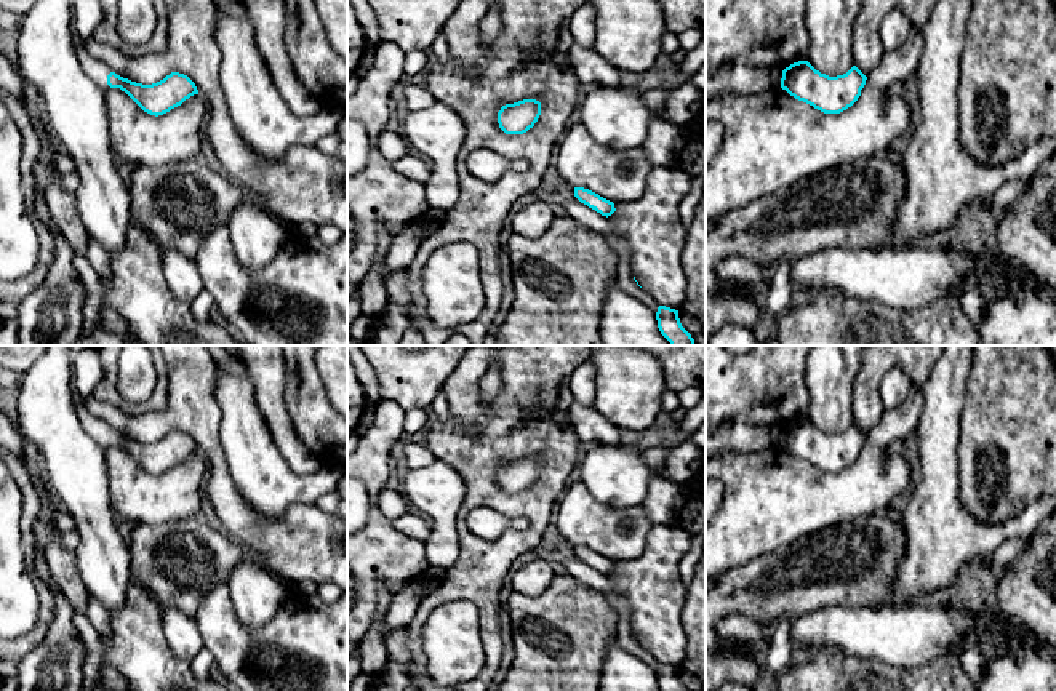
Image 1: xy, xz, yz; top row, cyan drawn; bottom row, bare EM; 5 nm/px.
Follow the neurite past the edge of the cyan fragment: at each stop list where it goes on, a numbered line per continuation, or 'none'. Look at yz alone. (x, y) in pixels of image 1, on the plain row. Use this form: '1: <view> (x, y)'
none

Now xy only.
1: xy (95, 427)

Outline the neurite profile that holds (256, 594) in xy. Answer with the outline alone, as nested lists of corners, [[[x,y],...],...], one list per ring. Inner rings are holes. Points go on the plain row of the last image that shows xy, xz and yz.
[[[251,555],[232,569],[226,585],[240,622],[250,629],[269,624],[288,597],[285,582]]]

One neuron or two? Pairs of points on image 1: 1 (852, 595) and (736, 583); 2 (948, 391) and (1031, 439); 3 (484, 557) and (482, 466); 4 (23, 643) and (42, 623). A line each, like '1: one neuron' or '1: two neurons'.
1: one neuron
2: two neurons
3: one neuron
4: one neuron

